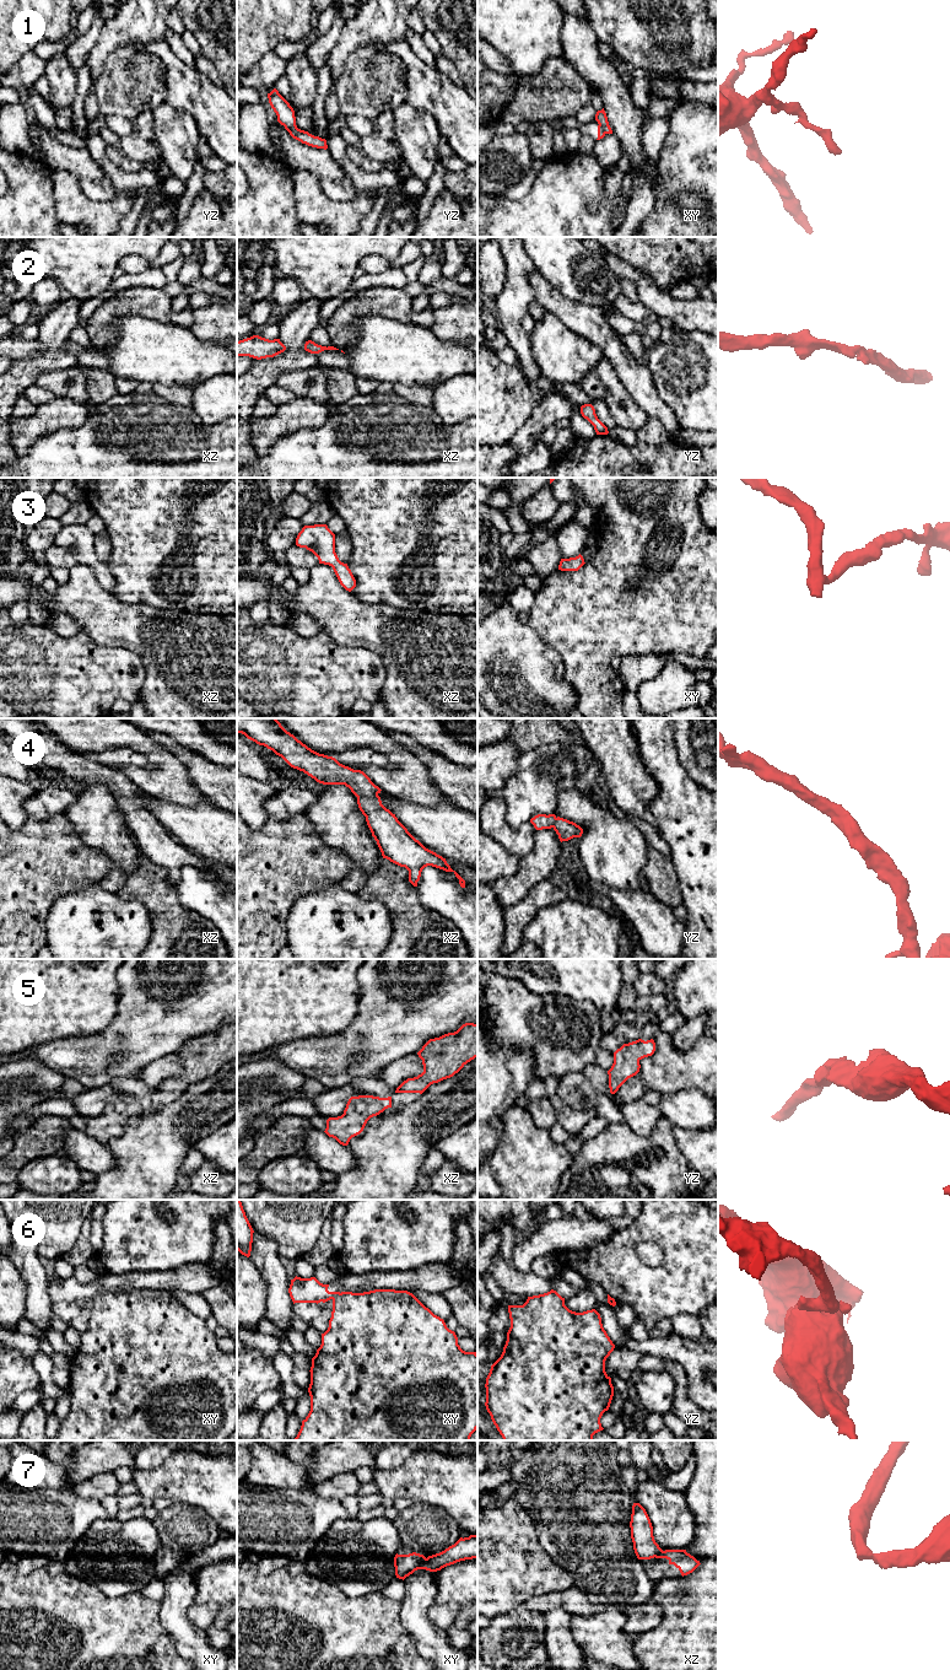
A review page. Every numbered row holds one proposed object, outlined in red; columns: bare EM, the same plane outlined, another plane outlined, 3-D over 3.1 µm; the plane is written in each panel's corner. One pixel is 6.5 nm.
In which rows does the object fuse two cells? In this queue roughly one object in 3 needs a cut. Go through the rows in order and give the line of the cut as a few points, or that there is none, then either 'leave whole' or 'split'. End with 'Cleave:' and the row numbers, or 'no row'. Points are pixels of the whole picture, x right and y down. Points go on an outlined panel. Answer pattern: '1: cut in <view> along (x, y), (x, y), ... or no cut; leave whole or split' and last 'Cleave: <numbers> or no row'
1: cut in yz along (285, 127), (296, 128); split
2: no cut; leave whole
3: no cut; leave whole
4: no cut; leave whole
5: no cut; leave whole
6: cut in xy along (339, 1292), (332, 1298); split
7: cut in xy along (426, 1558), (417, 1568); split
Cleave: 1, 6, 7

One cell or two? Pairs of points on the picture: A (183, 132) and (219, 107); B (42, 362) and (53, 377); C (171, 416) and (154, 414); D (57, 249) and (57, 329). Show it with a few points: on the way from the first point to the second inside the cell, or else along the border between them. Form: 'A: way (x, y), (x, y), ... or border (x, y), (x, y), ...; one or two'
A: border (171, 107), (184, 111), (194, 122), (199, 135); two
B: border (76, 366), (38, 370), (36, 372); two
C: way (167, 416), (157, 416); one
D: border (64, 291), (82, 301); two

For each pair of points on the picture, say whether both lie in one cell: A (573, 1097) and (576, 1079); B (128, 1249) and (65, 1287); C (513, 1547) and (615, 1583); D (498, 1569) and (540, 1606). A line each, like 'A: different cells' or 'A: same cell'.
A: same cell
B: different cells
C: different cells
D: different cells

